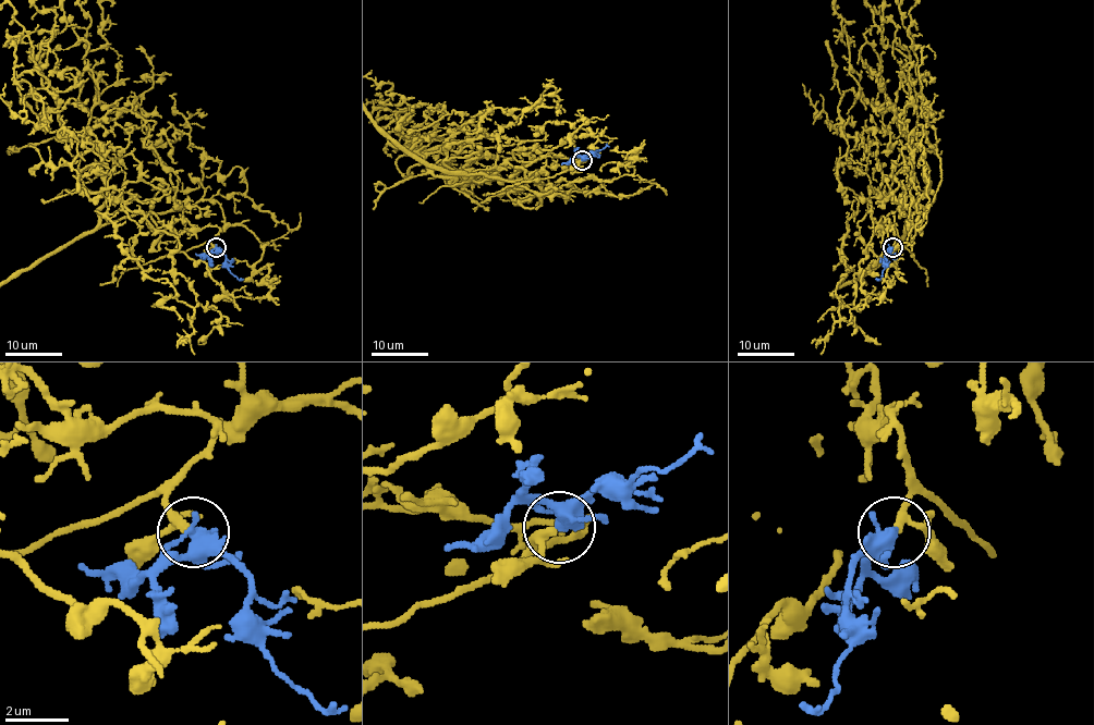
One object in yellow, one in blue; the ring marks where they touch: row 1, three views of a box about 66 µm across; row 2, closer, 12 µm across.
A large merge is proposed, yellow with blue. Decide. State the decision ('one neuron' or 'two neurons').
one neuron

